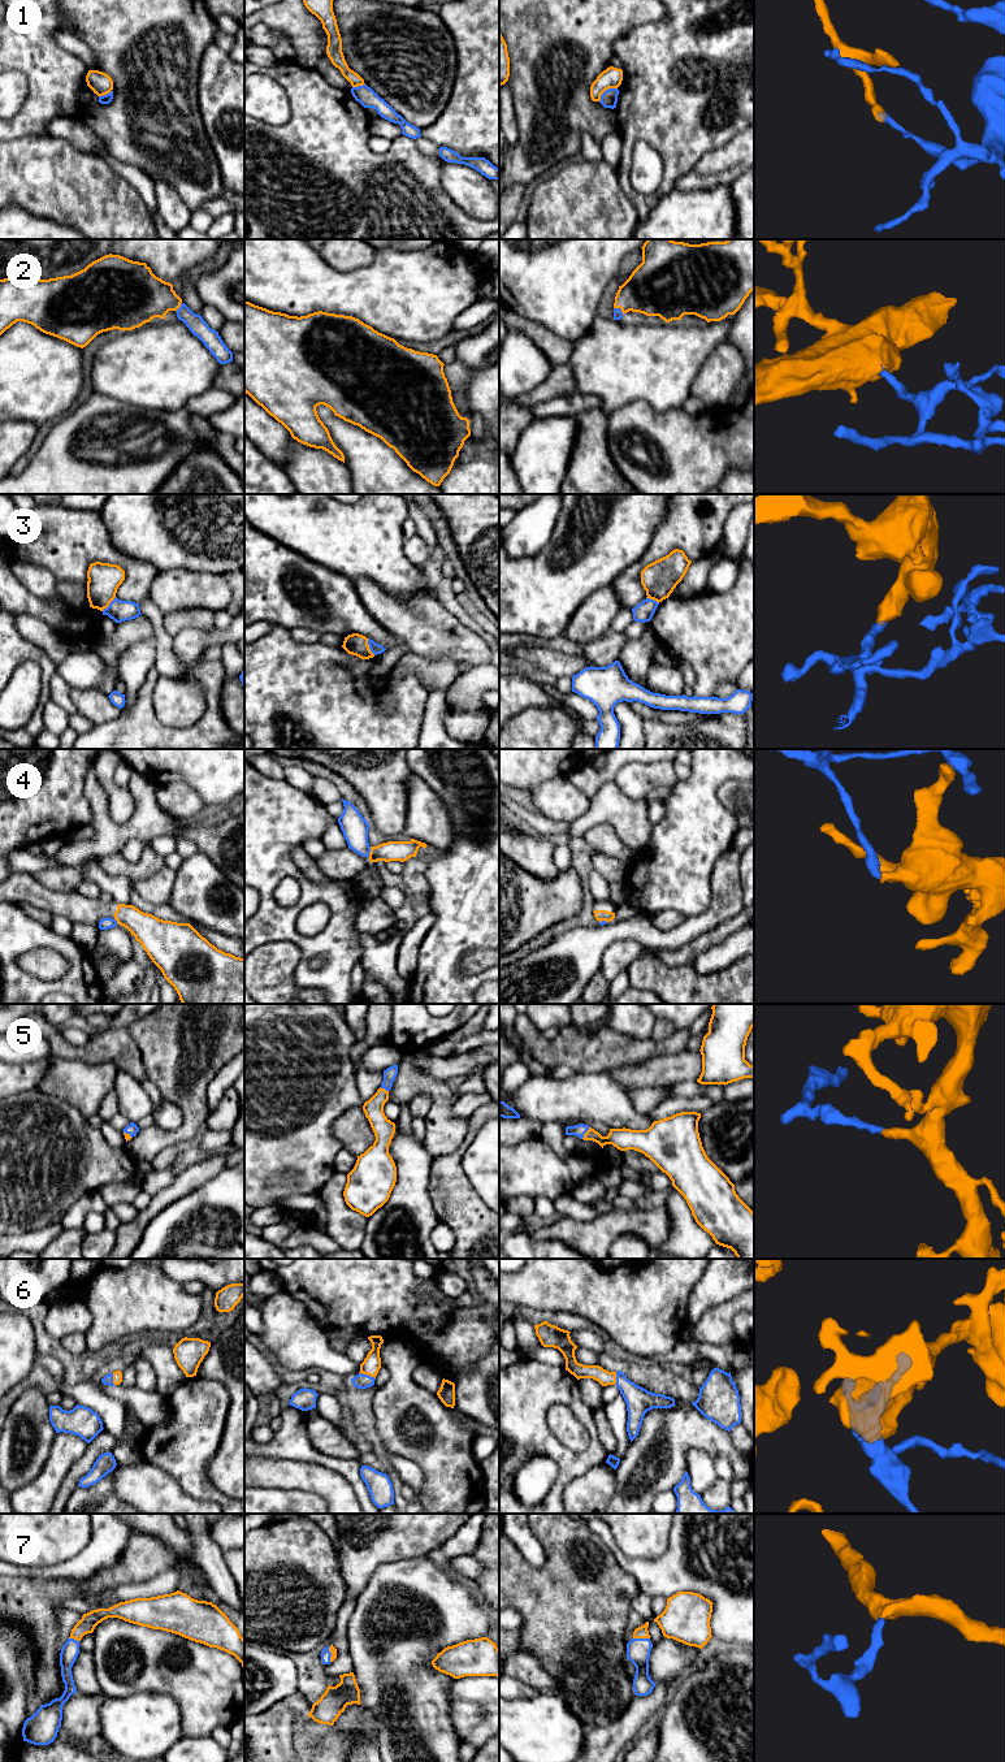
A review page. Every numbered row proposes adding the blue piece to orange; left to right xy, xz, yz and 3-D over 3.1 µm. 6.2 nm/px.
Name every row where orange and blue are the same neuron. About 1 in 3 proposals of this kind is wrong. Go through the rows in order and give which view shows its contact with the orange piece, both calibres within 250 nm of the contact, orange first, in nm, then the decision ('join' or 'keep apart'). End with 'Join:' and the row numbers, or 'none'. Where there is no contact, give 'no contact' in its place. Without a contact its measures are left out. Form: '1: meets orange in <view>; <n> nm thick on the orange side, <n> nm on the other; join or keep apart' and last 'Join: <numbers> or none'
1: meets orange in yz; 130 nm thick on the orange side, 110 nm on the other; keep apart
2: meets orange in xy; 300 nm thick on the orange side, 110 nm on the other; join
3: meets orange in xz; 140 nm thick on the orange side, 70 nm on the other; keep apart
4: meets orange in xz; 130 nm thick on the orange side, 160 nm on the other; keep apart
5: meets orange in yz; 140 nm thick on the orange side, 80 nm on the other; join
6: meets orange in xz; 120 nm thick on the orange side, 100 nm on the other; join
7: meets orange in yz; 80 nm thick on the orange side, 140 nm on the other; join
Join: 2, 5, 6, 7

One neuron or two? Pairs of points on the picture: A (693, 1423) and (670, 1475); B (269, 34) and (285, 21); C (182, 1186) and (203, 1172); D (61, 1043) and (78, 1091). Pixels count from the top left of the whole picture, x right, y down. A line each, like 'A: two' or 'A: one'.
A: one
B: two
C: one
D: two

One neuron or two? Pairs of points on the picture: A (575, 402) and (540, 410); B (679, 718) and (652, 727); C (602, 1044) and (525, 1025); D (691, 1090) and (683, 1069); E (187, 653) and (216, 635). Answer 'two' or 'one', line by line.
A: one
B: two
C: one
D: two
E: one

